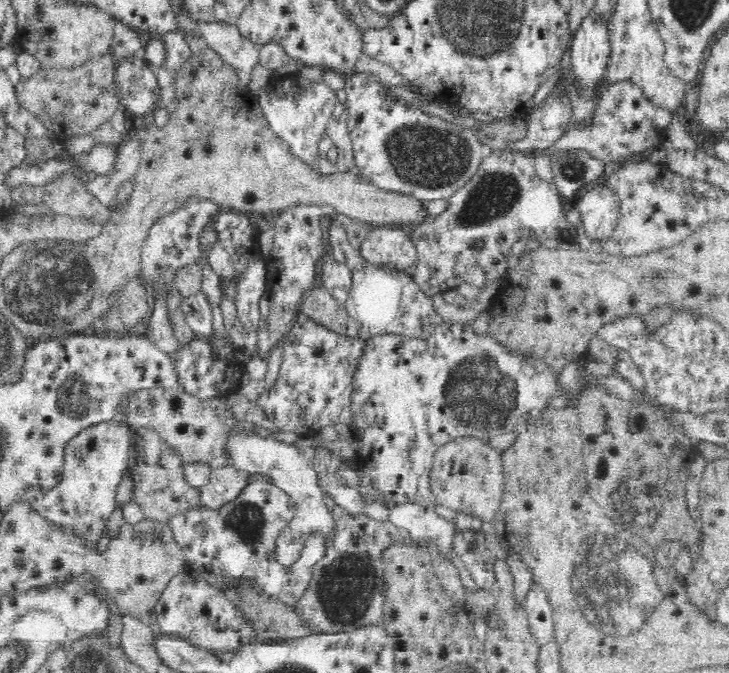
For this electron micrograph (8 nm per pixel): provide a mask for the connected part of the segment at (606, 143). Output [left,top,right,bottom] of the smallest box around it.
[553,83,673,167]

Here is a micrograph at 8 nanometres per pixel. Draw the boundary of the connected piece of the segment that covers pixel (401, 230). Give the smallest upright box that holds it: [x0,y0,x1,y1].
[357,225,418,269]

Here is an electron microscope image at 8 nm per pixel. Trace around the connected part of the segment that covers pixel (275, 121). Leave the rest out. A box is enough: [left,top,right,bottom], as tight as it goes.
[258,74,339,166]

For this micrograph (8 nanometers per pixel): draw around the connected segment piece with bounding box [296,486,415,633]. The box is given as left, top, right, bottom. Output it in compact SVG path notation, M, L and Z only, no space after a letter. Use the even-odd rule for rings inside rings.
M332 486L326 488L332 492L332 496L324 496L324 501L333 513L335 529L330 536L322 538L327 546L326 557L314 565L310 588L298 602L300 610L296 612L302 613L304 621L318 626L318 633L346 633L362 626L382 626L386 612L384 550L392 541L415 538L394 522L384 522L384 508L378 508L378 500L364 502L364 514L352 514L336 504L336 490Z

